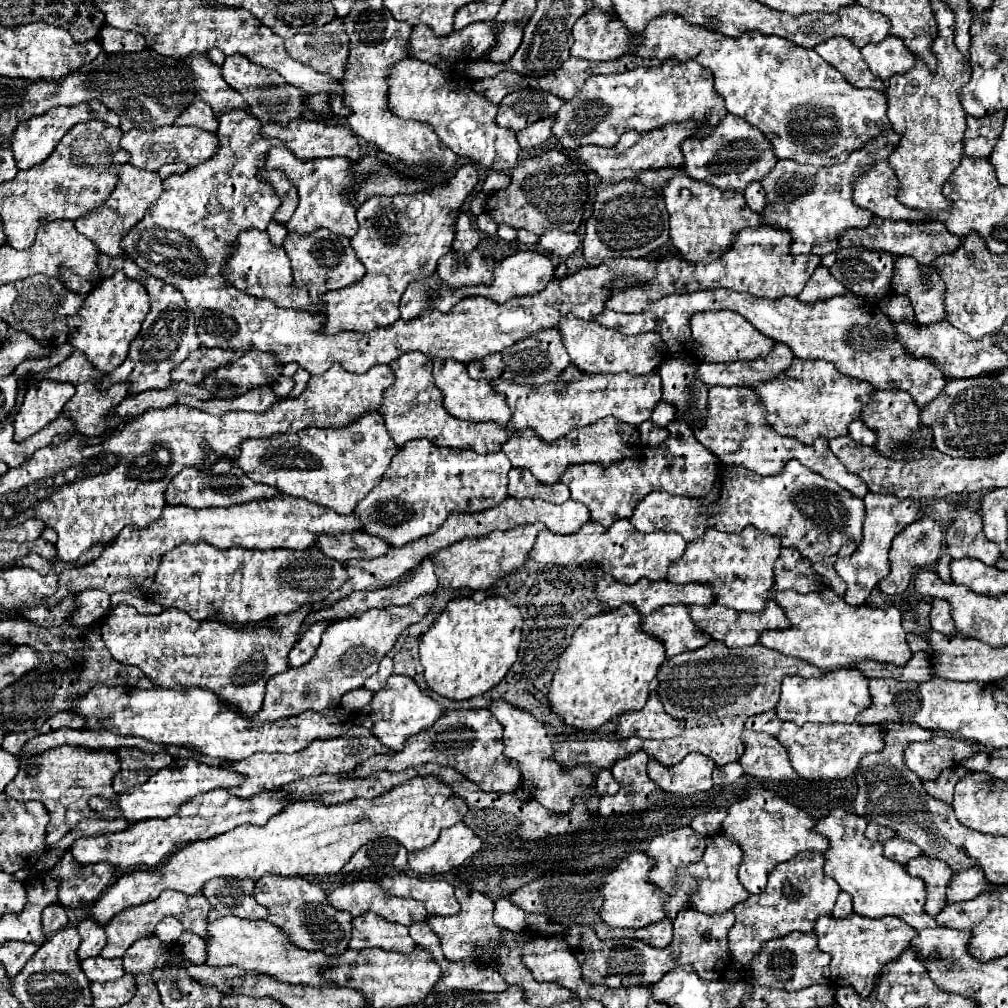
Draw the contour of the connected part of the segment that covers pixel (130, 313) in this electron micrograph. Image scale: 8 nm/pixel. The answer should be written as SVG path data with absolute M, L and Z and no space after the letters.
M117 271L115 275L103 279L95 291L85 297L77 315L67 319L69 343L83 351L101 373L111 373L125 361L129 345L137 337L149 309L151 303L145 287L135 279L129 279L123 271Z

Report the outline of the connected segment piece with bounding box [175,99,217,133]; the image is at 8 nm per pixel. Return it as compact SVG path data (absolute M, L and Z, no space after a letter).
M195 99L191 103L191 107L187 107L187 111L183 111L183 115L179 115L179 119L175 123L193 125L193 127L205 129L209 133L217 133L217 117L213 115L211 107L207 107L207 103L203 103L201 99Z

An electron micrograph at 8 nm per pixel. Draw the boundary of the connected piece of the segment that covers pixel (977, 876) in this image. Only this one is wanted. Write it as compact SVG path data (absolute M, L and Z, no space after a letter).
M973 867L969 871L961 871L955 873L949 889L947 889L947 903L959 903L959 901L969 901L975 899L979 893L995 889L983 875L981 869Z

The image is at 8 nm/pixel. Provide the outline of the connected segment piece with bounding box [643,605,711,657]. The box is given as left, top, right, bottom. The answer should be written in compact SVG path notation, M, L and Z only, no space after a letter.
M667 605L653 611L643 617L643 631L663 641L667 647L667 657L695 651L711 641L711 635L699 631L695 623L691 623L687 605Z

